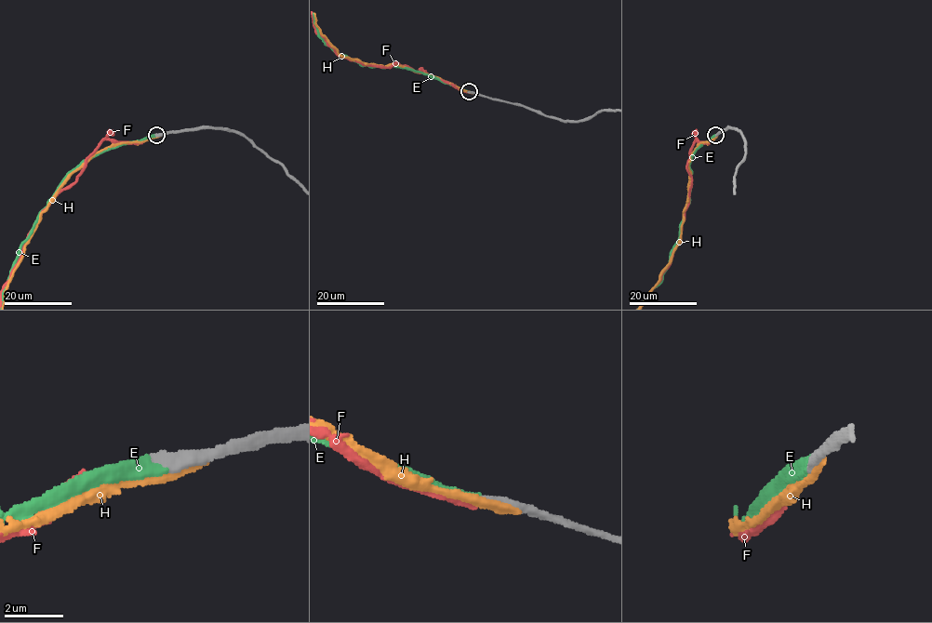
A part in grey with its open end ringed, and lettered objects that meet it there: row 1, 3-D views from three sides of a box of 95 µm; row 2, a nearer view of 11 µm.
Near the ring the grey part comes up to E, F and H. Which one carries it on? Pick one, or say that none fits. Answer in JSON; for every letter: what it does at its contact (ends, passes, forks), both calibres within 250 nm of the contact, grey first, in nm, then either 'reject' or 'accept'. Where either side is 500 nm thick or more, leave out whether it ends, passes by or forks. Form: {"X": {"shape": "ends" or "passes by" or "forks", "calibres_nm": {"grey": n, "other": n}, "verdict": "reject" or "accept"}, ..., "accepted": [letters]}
{"E": {"shape": "ends", "calibres_nm": {"grey": 440, "other": 400}, "verdict": "accept"}, "F": {"shape": "ends", "calibres_nm": {"grey": 440, "other": 260}, "verdict": "reject"}, "H": {"calibres_nm": {"grey": 550, "other": 420}, "verdict": "reject"}, "accepted": ["E"]}

